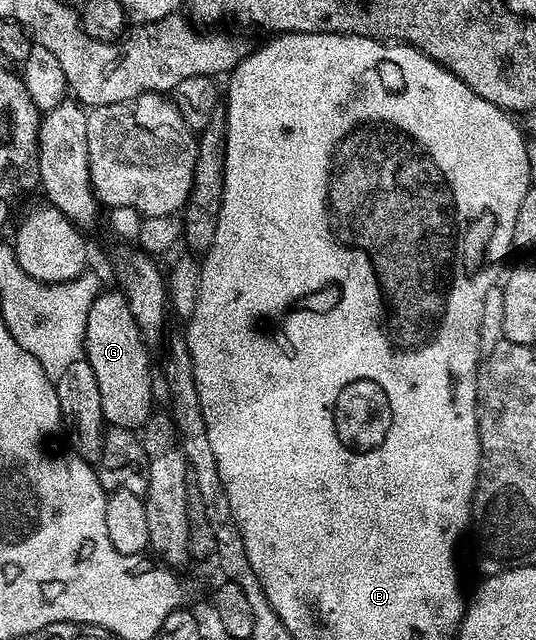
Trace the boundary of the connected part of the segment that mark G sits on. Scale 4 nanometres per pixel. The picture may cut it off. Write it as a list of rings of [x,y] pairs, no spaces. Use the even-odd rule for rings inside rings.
[[[119,289],[101,290],[96,300],[90,305],[90,313],[86,317],[86,337],[84,338],[83,358],[88,360],[90,369],[94,369],[94,377],[98,380],[98,393],[102,397],[102,413],[108,427],[121,427],[136,431],[143,428],[148,418],[154,414],[152,407],[152,359],[150,348],[144,343],[142,333],[138,329],[138,321],[134,321],[134,313],[130,313],[130,305],[124,292]]]

